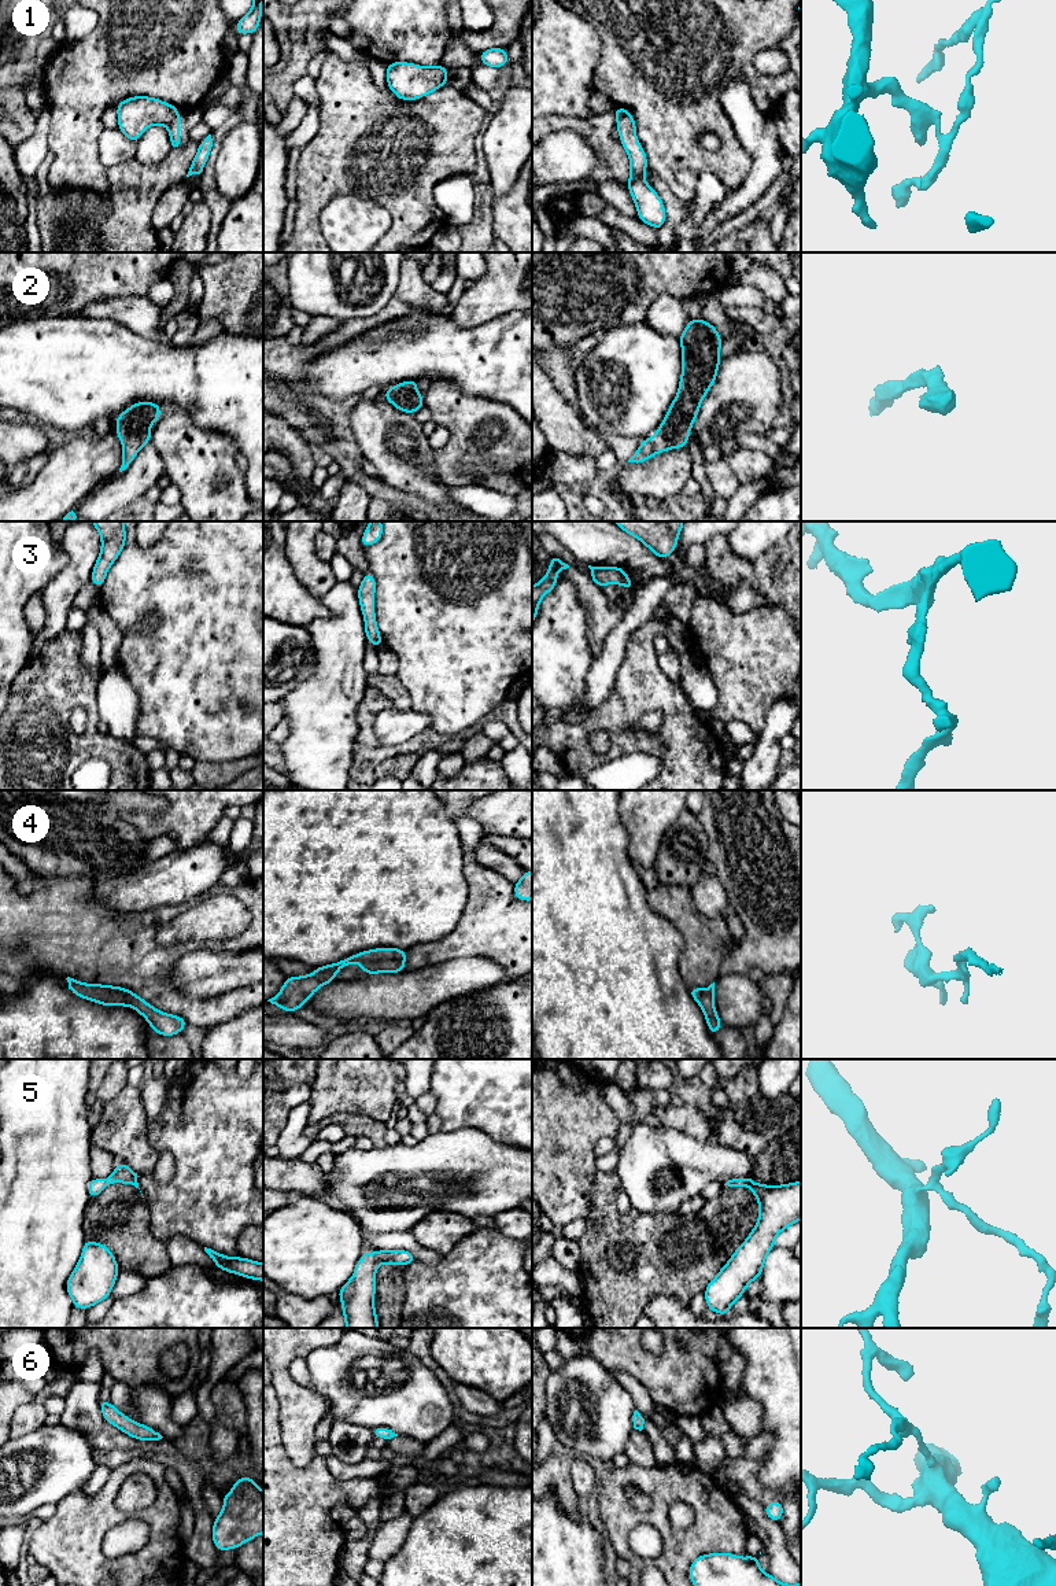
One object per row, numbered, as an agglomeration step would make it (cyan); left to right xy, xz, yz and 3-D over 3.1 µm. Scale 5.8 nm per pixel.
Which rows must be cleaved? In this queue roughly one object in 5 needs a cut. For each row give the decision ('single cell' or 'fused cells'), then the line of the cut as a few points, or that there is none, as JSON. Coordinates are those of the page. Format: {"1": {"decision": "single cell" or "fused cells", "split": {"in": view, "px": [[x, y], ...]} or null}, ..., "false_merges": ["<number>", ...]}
{"1": {"decision": "fused cells", "split": {"in": "yz", "px": [[630, 113], [617, 120]]}}, "2": {"decision": "single cell", "split": null}, "3": {"decision": "single cell", "split": null}, "4": {"decision": "single cell", "split": null}, "5": {"decision": "single cell", "split": null}, "6": {"decision": "single cell", "split": null}, "false_merges": ["1"]}

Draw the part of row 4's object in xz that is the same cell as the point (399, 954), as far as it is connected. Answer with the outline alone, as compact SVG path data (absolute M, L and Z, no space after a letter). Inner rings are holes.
M392 947L377 948L344 958L333 964L317 967L313 974L304 977L287 977L280 993L267 1002L284 1011L296 1011L322 985L336 980L336 973L352 963L361 963L363 974L399 973L406 970L407 952Z

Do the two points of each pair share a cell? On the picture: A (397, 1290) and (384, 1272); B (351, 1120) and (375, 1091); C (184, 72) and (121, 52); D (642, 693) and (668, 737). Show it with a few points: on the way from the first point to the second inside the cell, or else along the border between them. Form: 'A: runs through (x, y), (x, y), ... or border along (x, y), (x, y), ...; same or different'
A: runs through (392, 1286), (388, 1276); same
B: border along (324, 1117), (332, 1113), (360, 1113), (383, 1122); different
C: runs through (169, 56), (165, 52), (136, 52); same
D: runs through (656, 697), (669, 711), (669, 723); same

